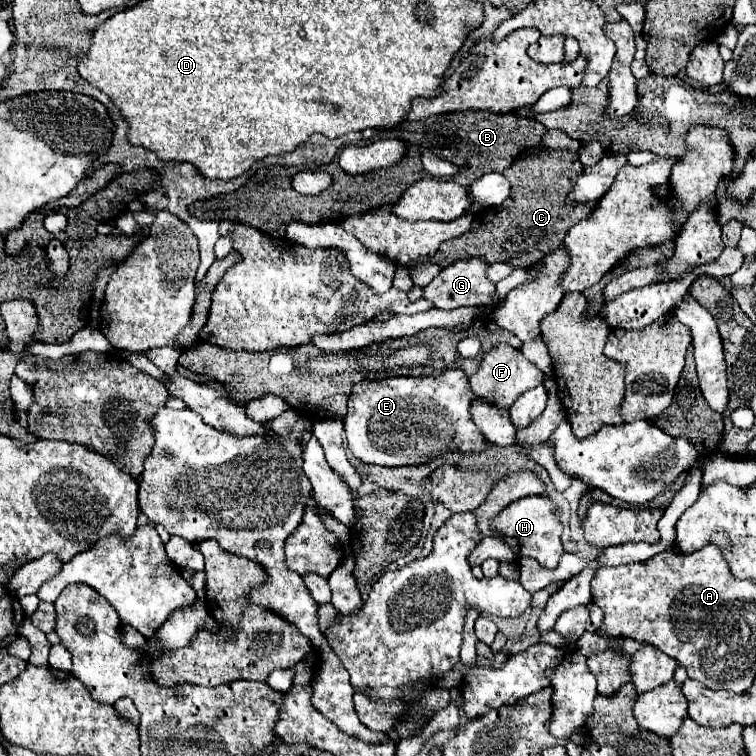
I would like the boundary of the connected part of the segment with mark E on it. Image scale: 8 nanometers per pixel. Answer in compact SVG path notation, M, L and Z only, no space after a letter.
M444 370L438 376L396 376L376 382L360 382L354 386L344 422L348 448L362 462L376 466L418 466L438 458L438 454L444 456L456 450L464 454L482 452L486 450L488 440L472 422L470 406L474 400L478 400L478 396L472 392L464 370Z

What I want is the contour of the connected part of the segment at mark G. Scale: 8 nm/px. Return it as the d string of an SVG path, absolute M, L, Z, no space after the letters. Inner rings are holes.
M478 258L458 260L442 268L440 274L428 286L424 286L422 296L442 310L452 310L460 306L494 306L494 284L490 284L490 280L486 278L486 268L488 264L480 262Z

